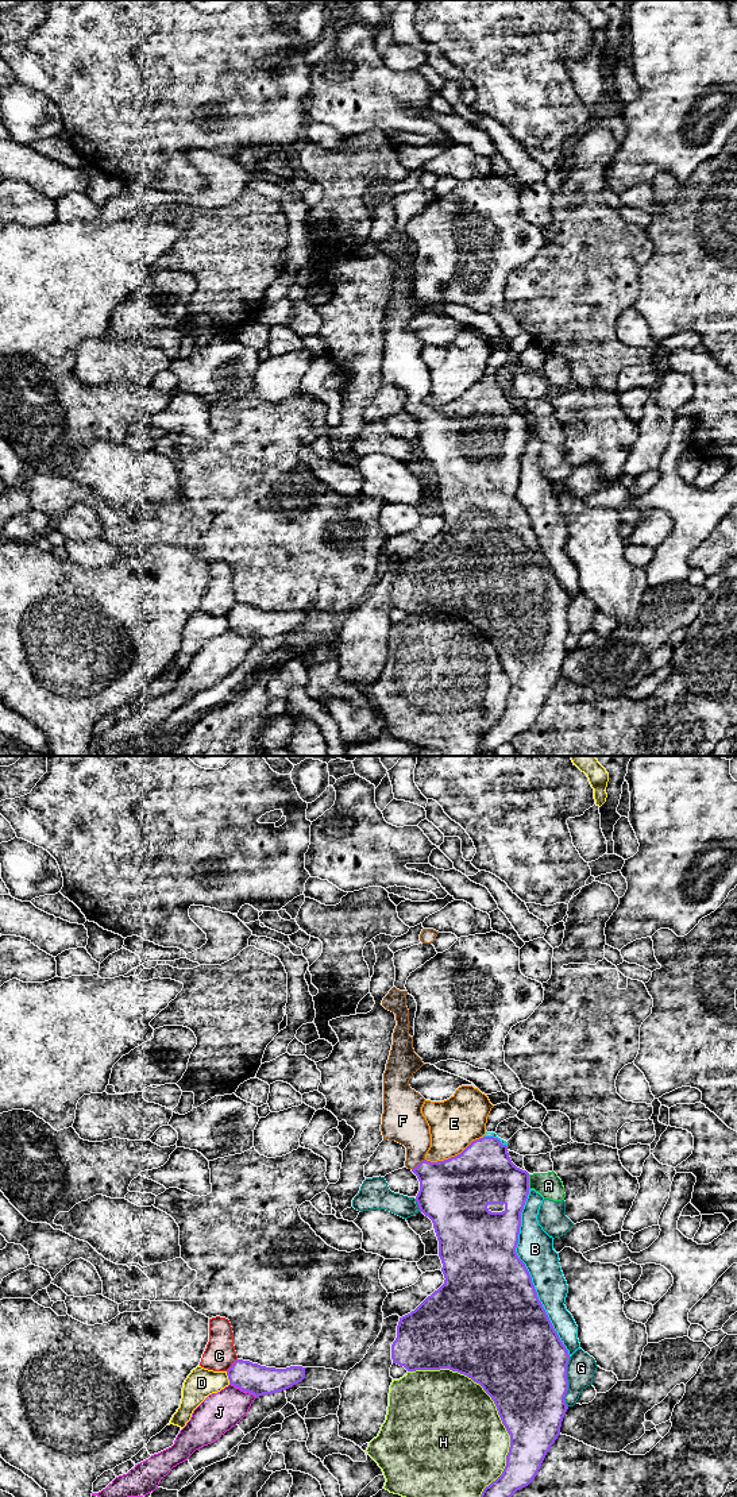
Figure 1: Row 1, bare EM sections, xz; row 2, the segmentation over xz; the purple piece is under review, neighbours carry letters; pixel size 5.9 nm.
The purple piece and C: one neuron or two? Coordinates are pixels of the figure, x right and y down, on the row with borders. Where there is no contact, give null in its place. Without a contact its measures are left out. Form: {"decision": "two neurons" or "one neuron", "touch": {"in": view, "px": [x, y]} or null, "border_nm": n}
{"decision": "two neurons", "touch": {"in": "xz", "px": [232, 1365]}, "border_nm": 100}

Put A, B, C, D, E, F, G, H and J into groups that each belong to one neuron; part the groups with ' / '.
A / B / C / D / E / F / G / H / J

